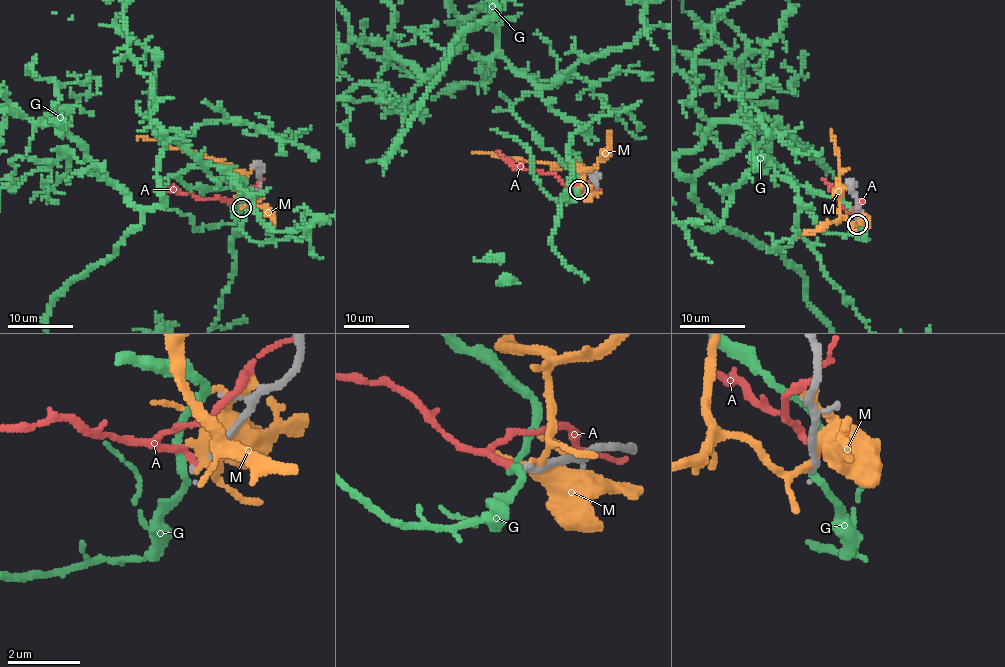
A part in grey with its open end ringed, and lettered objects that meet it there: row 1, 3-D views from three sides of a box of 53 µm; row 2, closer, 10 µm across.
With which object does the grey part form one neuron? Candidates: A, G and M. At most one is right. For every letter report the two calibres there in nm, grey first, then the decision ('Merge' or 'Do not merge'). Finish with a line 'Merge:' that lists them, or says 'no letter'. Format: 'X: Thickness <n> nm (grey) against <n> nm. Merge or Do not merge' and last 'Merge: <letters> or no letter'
A: Thickness 180 nm (grey) against 200 nm. Do not merge
G: Thickness 160 nm (grey) against 170 nm. Do not merge
M: Thickness 240 nm (grey) against 360 nm. Do not merge
Merge: no letter

